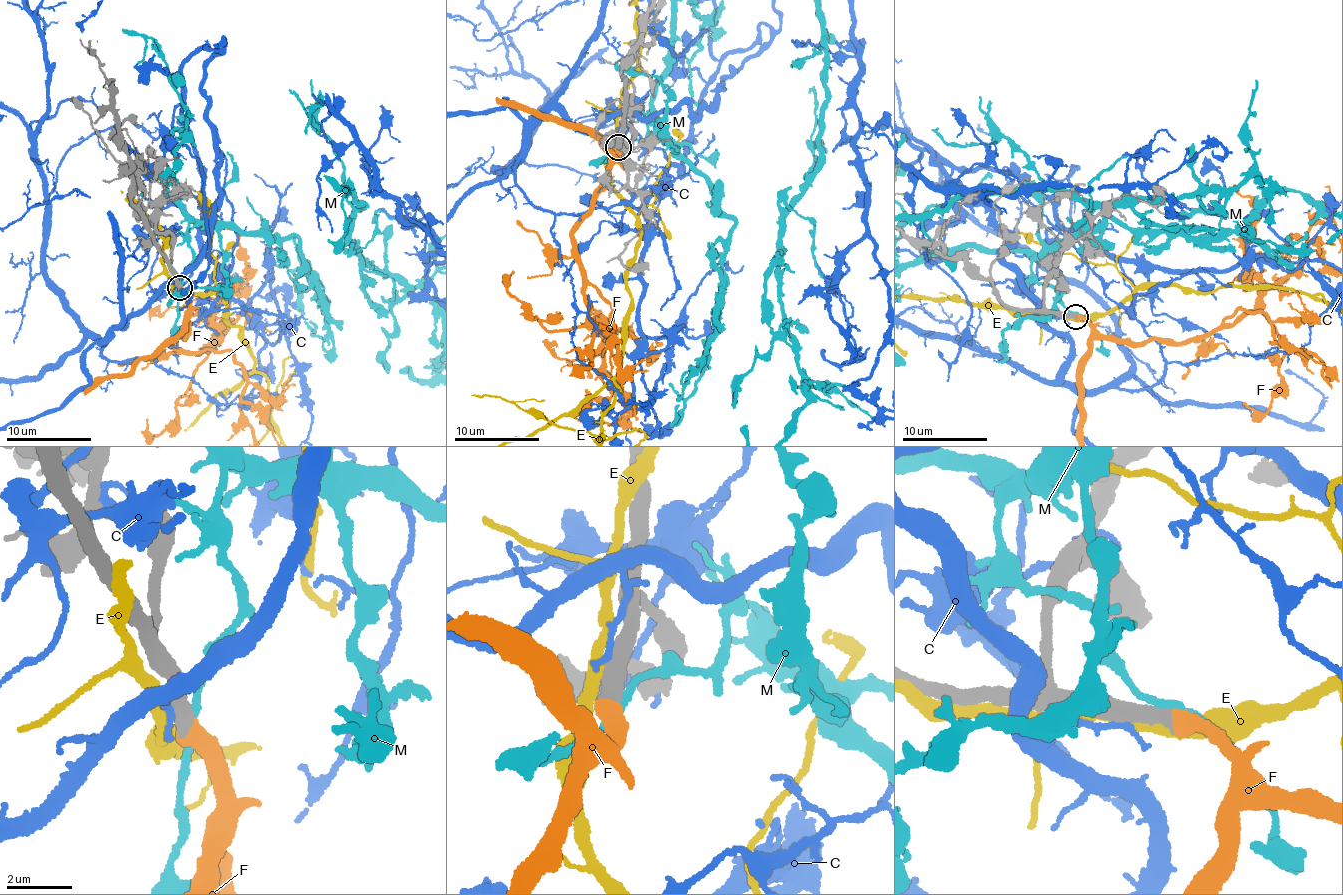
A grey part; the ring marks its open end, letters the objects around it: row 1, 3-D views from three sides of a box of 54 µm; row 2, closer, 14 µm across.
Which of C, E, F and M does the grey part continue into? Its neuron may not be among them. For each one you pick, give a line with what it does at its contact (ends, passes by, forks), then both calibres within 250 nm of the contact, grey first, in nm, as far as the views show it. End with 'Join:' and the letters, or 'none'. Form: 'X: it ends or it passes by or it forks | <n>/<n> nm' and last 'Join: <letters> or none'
F: it ends | 480/550 nm
Join: F

